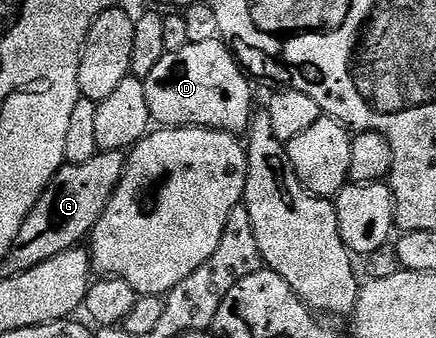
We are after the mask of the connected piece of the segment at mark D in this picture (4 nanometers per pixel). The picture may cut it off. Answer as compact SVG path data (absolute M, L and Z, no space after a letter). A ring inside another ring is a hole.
M220 38L166 51L145 80L149 118L161 127L218 127L241 133L255 110L249 79ZM222 43L222 44L221 44Z

